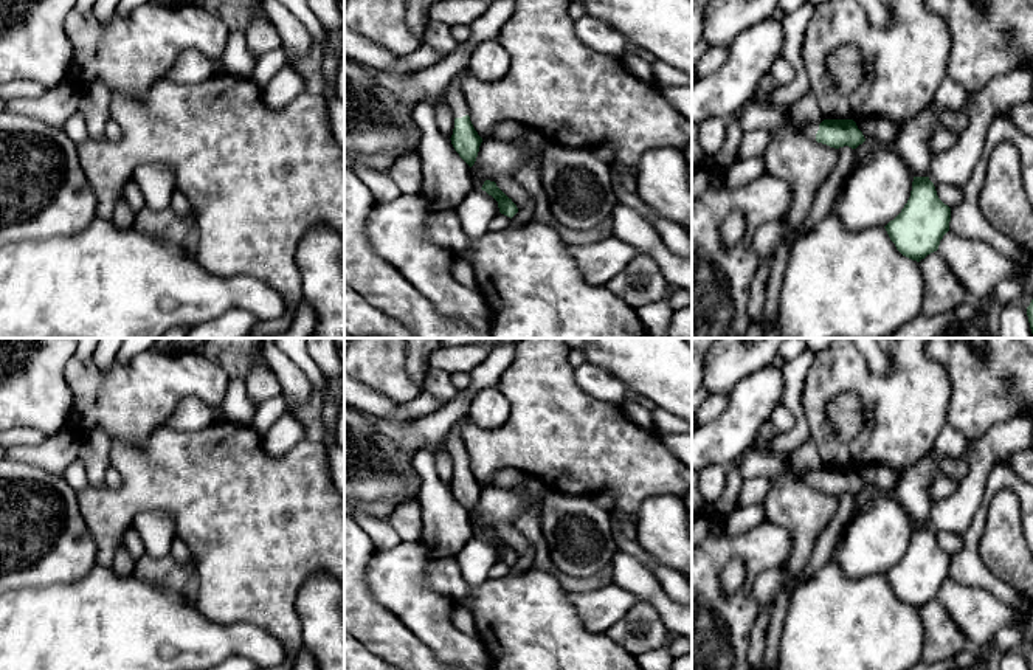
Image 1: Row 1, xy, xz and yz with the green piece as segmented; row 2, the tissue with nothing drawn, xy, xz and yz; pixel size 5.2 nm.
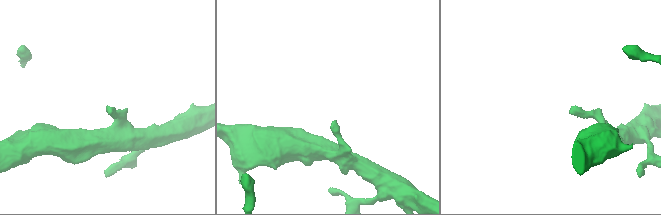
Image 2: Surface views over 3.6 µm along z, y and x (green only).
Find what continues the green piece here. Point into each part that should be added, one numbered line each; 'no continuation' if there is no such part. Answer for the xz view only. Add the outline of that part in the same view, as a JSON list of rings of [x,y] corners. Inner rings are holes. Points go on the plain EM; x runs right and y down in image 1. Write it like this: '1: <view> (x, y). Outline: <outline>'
1: xz (453, 442). Outline: [[[461,417],[448,431],[448,434],[444,439],[445,448],[450,453],[454,465],[462,465],[465,462],[468,462],[468,456],[467,451],[464,448],[462,439],[461,439],[461,427],[464,425],[464,422],[467,420],[467,417]]]

